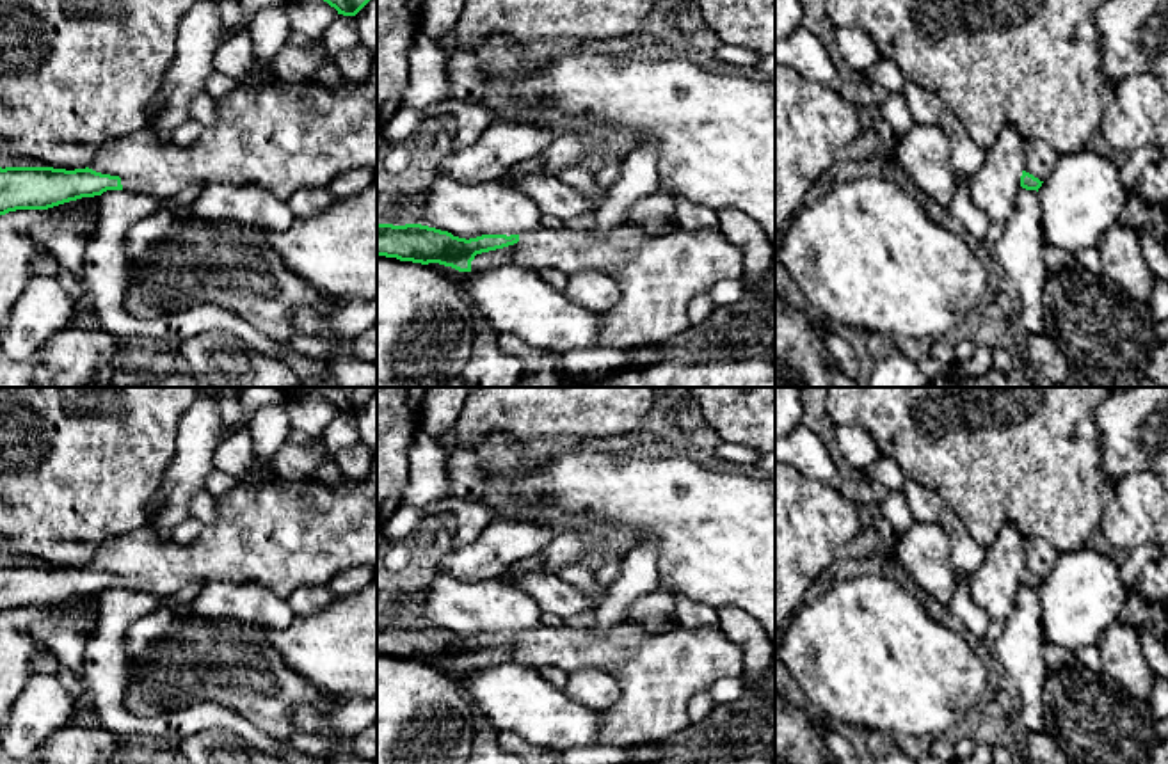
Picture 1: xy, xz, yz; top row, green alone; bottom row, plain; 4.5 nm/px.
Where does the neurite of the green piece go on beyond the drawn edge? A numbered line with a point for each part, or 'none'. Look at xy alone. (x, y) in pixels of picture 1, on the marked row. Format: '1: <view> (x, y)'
1: xy (281, 135)

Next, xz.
1: xz (658, 274)

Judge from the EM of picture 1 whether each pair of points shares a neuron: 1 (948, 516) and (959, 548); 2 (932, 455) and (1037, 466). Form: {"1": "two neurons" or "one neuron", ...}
{"1": "one neuron", "2": "one neuron"}

